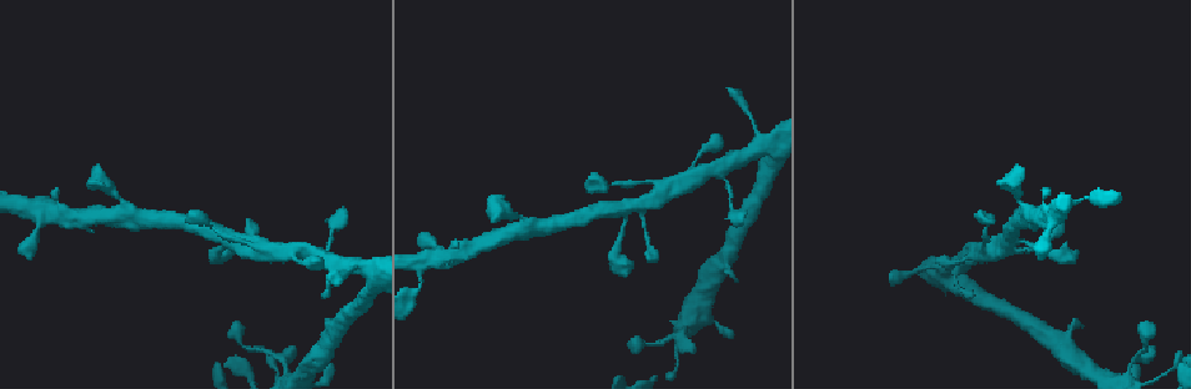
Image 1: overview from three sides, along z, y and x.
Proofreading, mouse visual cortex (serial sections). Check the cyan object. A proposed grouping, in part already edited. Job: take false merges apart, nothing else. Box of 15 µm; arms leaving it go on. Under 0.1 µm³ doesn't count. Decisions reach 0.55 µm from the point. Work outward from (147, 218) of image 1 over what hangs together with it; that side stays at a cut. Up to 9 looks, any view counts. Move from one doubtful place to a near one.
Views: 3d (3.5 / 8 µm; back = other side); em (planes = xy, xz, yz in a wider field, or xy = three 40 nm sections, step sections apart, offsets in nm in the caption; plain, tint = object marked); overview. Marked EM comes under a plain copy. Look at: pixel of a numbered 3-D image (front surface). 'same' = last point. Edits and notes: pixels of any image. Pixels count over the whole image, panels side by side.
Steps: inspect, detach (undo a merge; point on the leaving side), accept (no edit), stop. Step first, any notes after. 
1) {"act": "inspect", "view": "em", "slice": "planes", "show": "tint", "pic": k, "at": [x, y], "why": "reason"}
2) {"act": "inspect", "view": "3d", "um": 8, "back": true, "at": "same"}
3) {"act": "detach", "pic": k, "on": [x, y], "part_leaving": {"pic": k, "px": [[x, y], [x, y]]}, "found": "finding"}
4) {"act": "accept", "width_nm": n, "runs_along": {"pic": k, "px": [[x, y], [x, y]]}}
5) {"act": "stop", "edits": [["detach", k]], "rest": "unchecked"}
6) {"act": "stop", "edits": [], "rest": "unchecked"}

{"act": "inspect", "view": "3d", "um": 3.5, "pic": 1, "at": [1015, 244], "why": "sharp bend"}

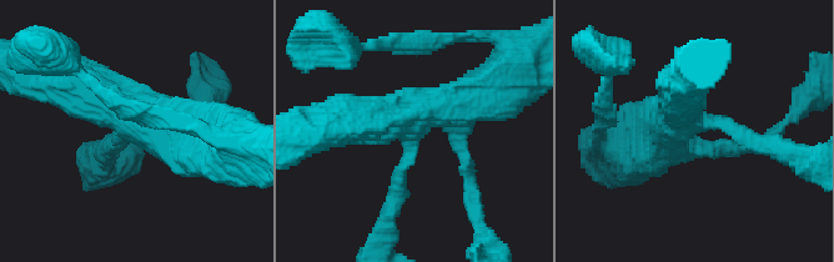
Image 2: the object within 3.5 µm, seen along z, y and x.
{"act": "inspect", "view": "em", "slice": "xy", "step": 5, "show": "tint", "pic": 2, "at": [408, 137], "arms": 4, "arm_widths_nm": [200, 400, 600, 600], "why": "shape alone is not enough"}

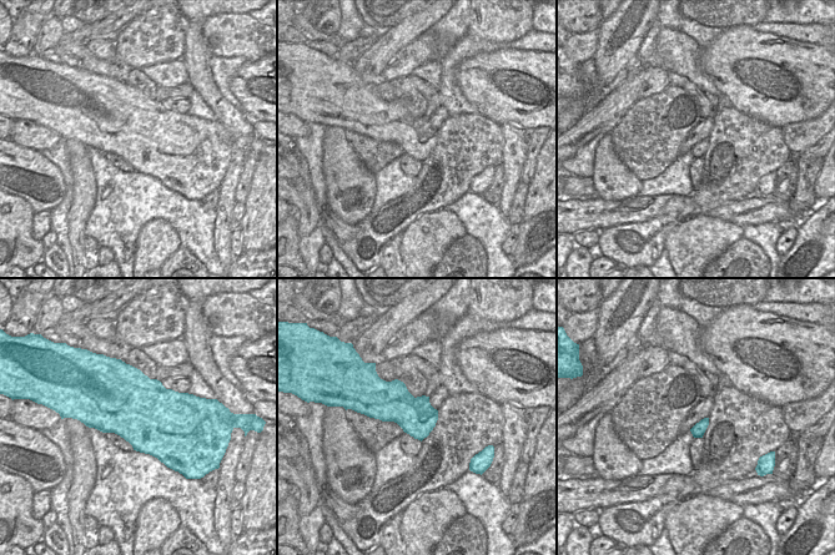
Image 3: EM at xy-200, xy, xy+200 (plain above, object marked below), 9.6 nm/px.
{"act": "inspect", "view": "em", "slice": "xy", "step": 3, "show": "tint", "at": "same", "why": "cut it another way"}

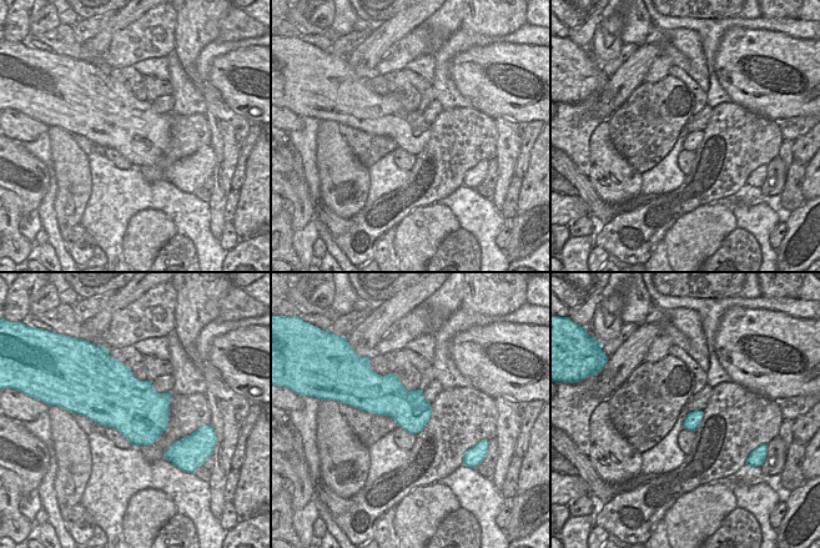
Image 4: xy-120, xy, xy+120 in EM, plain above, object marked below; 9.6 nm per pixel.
{"act": "accept", "runs_along": {"pic": 2, "px": [[51, 77], [144, 120], [201, 127]]}, "found": "continuous, no second cell"}

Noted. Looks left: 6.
{"act": "inspect", "view": "3d", "um": 3.5, "pic": 1, "at": [357, 263], "why": "sharp bend"}

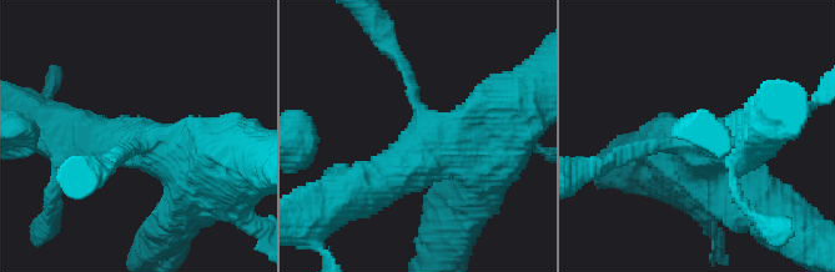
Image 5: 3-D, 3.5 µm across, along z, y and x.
{"act": "inspect", "view": "em", "slice": "xy", "step": 1, "show": "tint", "pic": 5, "at": [675, 145], "why": "now the EM"}

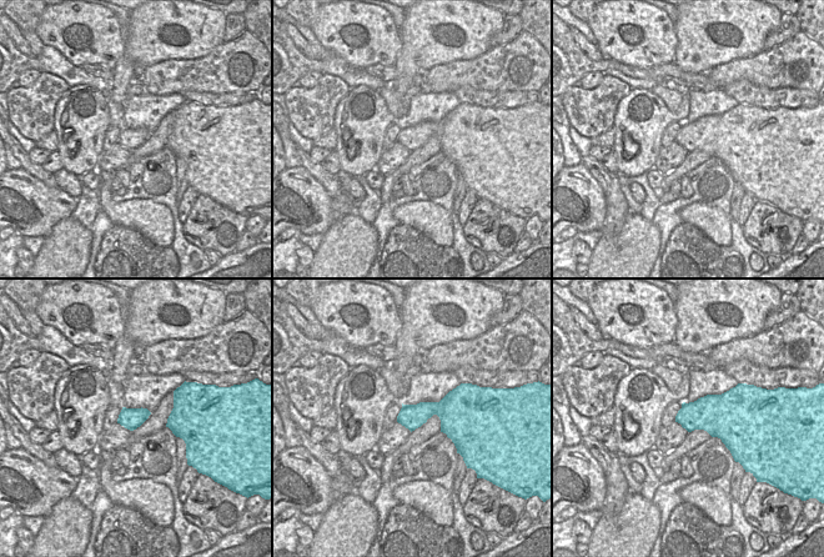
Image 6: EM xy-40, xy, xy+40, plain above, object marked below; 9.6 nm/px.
{"act": "inspect", "view": "em", "slice": "xy", "step": 5, "show": "tint", "at": "same", "why": "cut it another way"}

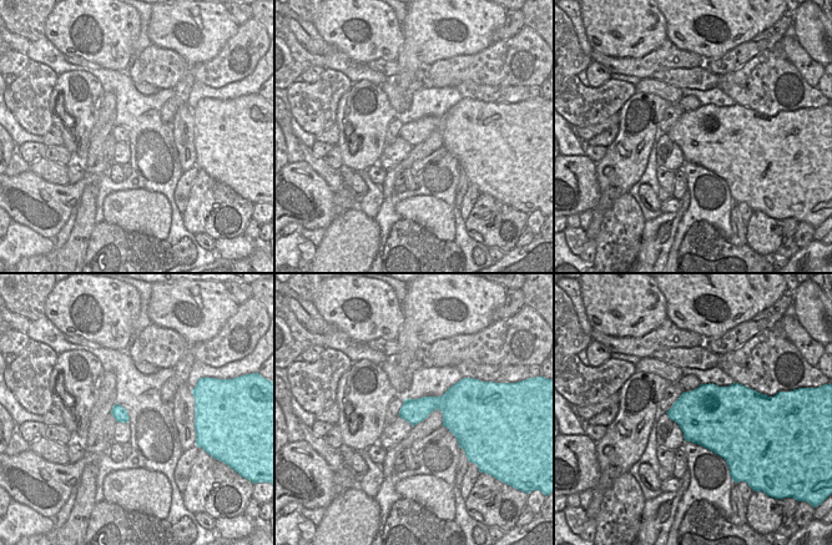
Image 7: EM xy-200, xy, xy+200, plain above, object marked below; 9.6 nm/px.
{"act": "accept", "runs_along": {"pic": 5, "px": [[126, 144], [195, 166], [184, 212]]}, "found": "continuous, no second cell"}

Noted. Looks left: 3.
{"act": "inspect", "view": "3d", "um": 3.5, "pic": 1, "at": [279, 356], "why": "sudden change in width"}

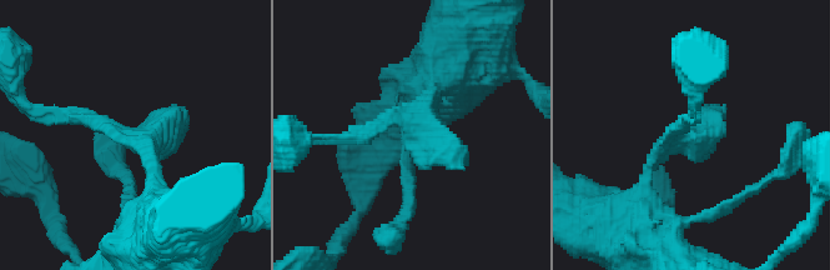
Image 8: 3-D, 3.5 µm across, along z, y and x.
{"act": "inspect", "view": "em", "slice": "xy", "step": 5, "show": "tint", "pic": 8, "at": [140, 142]}

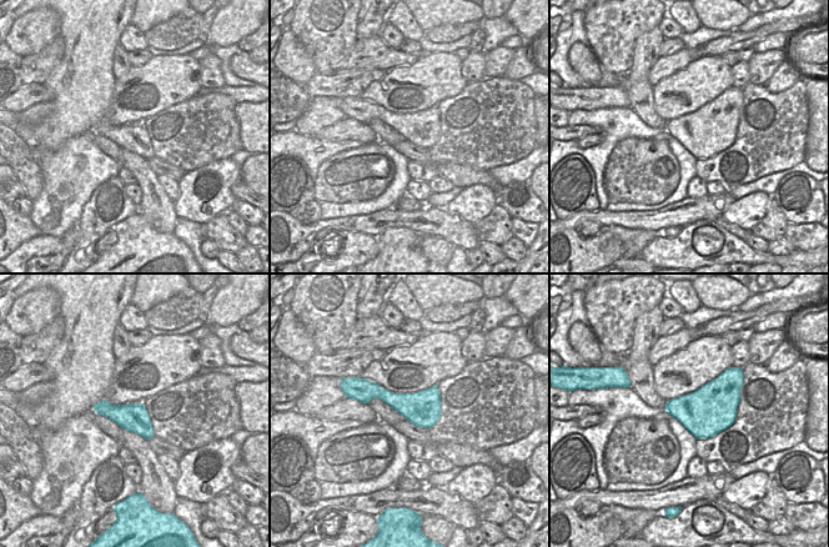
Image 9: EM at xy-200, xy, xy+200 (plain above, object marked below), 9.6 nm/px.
{"act": "accept", "runs_along": {"pic": 8, "px": [[164, 206], [145, 141], [68, 115]]}, "found": "one cell here"}

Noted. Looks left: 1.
{"act": "stop", "edits": [], "rest": "unchecked"}

